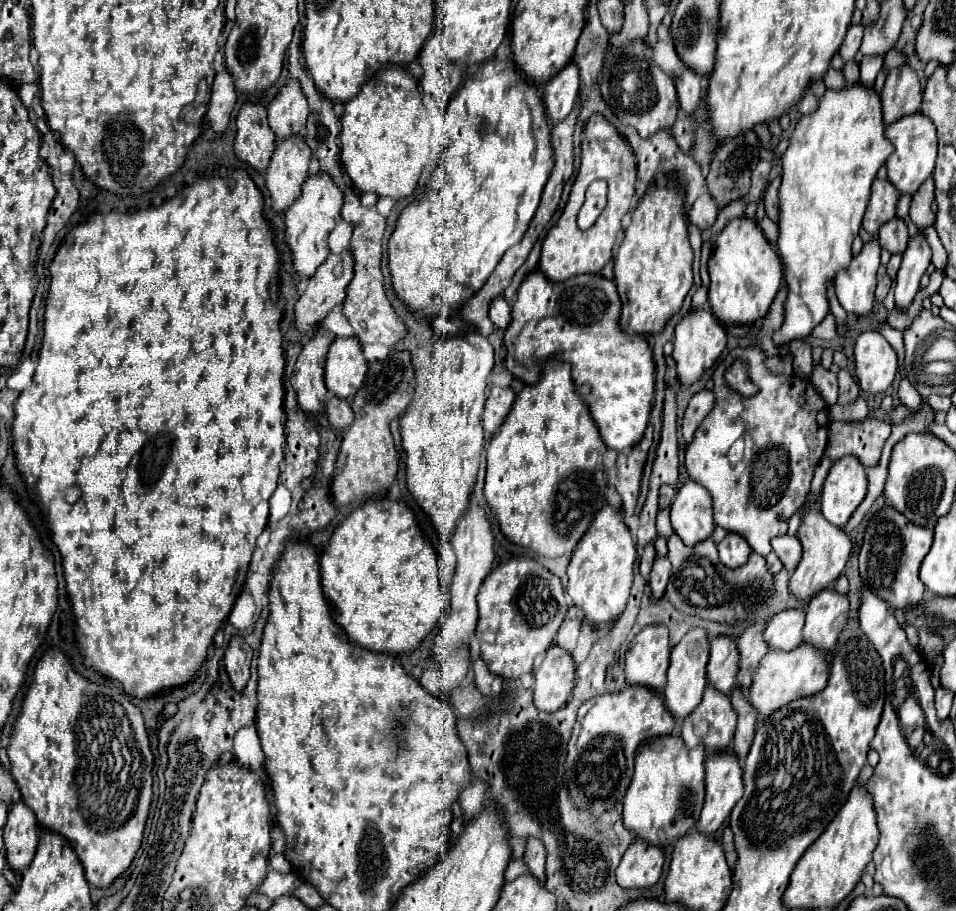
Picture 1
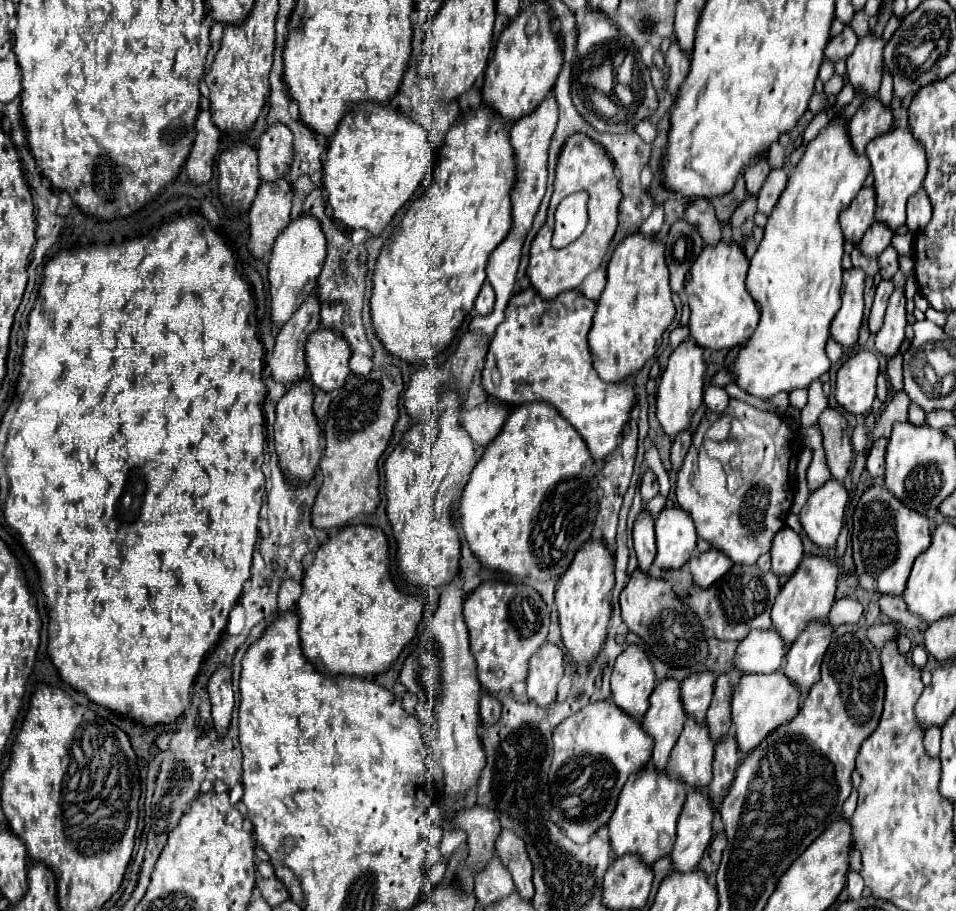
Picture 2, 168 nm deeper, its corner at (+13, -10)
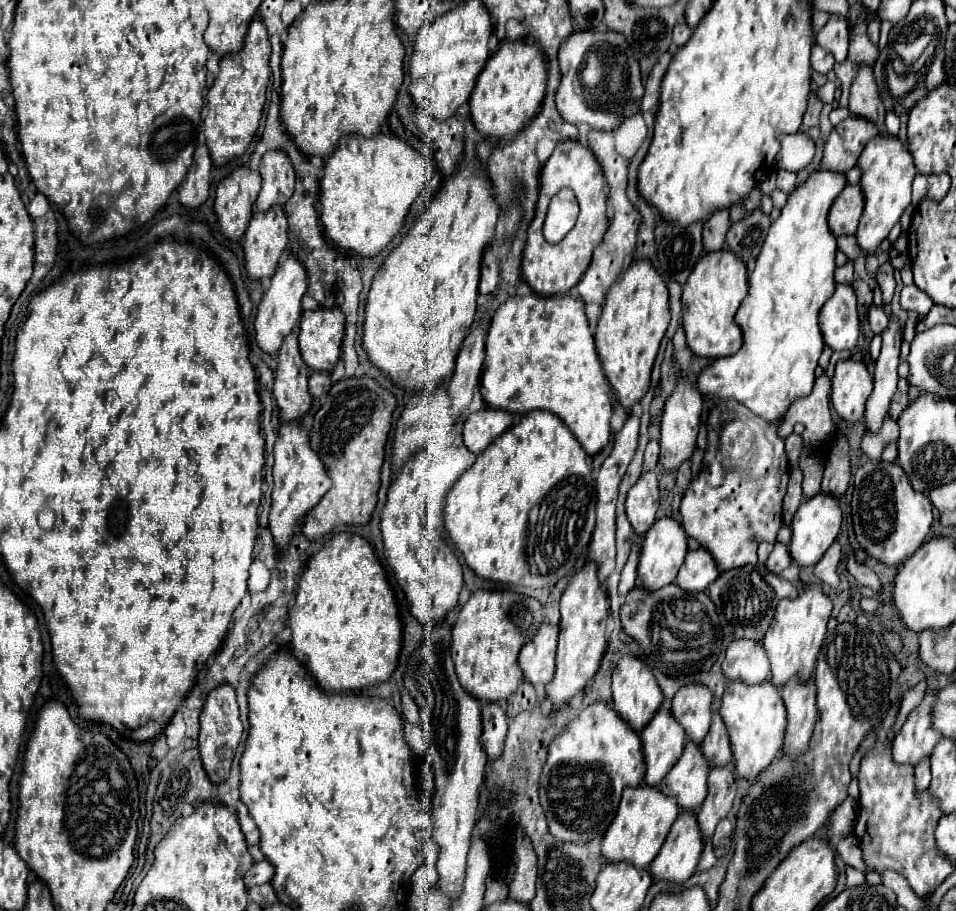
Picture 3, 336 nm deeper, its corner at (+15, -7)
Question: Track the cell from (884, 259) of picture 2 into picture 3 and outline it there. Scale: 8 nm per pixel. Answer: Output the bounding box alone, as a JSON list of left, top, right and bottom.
[877,263,895,305]

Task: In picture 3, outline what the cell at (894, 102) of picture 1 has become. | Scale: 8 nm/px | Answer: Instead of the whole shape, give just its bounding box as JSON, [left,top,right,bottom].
[819,117,877,173]

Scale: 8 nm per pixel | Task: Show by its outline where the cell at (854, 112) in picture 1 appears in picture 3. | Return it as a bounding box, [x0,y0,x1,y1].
[697,169,847,423]

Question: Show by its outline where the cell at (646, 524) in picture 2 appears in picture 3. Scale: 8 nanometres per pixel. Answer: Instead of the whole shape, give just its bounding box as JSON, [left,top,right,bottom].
[625,471,659,537]

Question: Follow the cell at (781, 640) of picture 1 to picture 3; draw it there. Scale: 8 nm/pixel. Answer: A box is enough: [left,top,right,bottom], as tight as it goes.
[723,639,769,683]

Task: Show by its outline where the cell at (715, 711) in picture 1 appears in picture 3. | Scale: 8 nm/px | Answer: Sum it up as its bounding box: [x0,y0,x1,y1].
[659,741,709,811]

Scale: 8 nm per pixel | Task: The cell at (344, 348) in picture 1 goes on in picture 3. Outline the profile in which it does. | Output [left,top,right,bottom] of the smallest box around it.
[299,309,345,371]

